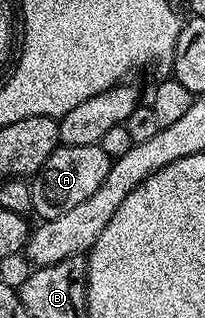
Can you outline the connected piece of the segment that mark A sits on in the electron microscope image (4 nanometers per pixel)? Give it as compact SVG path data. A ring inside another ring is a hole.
M99 144L94 146L57 146L56 151L42 164L42 168L31 179L32 209L37 219L53 218L70 212L82 200L88 199L93 192L98 192L106 172L110 172L113 159L102 152Z

